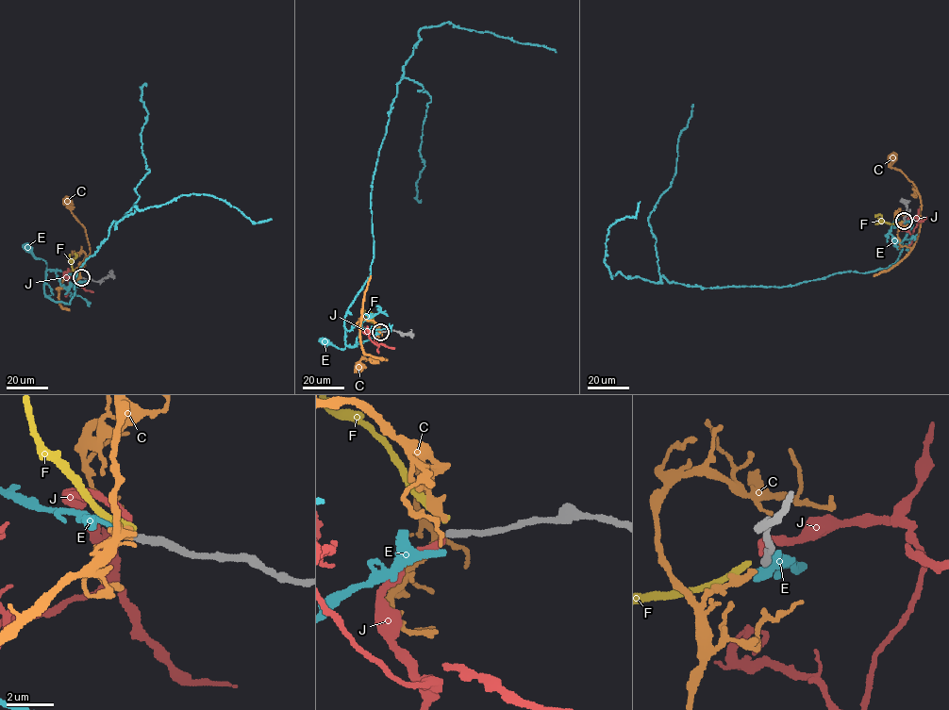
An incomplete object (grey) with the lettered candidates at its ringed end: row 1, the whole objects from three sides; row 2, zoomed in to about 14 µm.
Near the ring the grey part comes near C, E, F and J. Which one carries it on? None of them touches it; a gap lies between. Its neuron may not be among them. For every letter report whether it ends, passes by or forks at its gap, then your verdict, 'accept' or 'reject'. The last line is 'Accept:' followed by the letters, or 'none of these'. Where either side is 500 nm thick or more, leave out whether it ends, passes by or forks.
C: it ends | reject
E: it ends | accept
F: it ends | reject
J: it ends | reject
Accept: E

